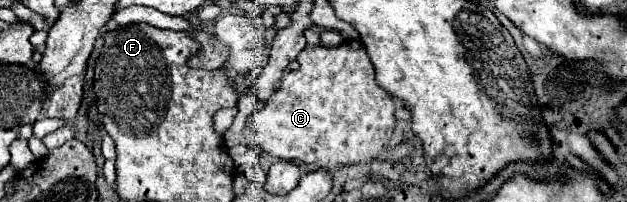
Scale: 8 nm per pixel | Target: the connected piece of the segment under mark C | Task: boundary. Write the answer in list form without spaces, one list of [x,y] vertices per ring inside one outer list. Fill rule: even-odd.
[[[346,41],[338,47],[306,47],[298,55],[300,67],[282,77],[270,101],[248,119],[248,143],[286,161],[310,163],[318,169],[336,169],[368,161],[402,161],[414,153],[414,145],[392,145],[394,109],[398,99],[386,93],[374,79],[374,67],[360,41]]]

